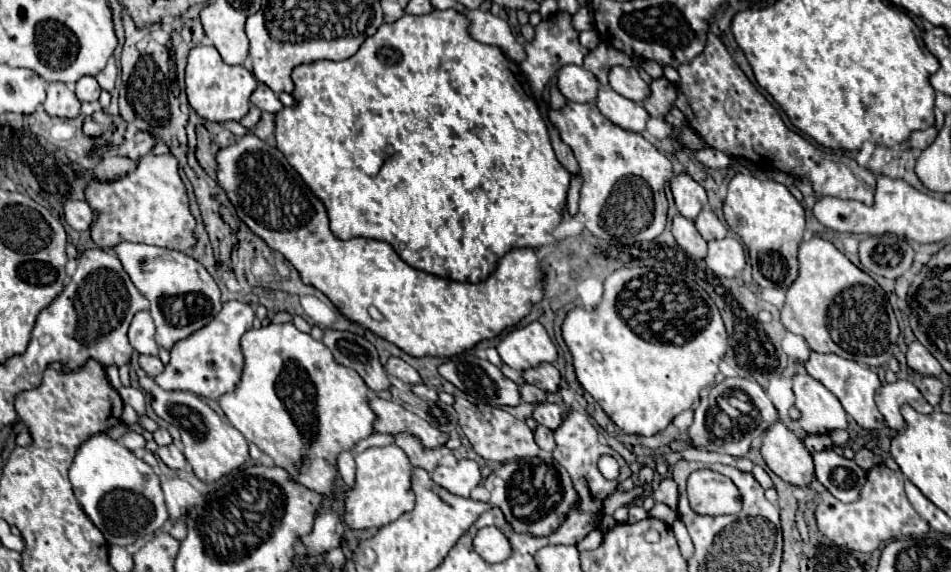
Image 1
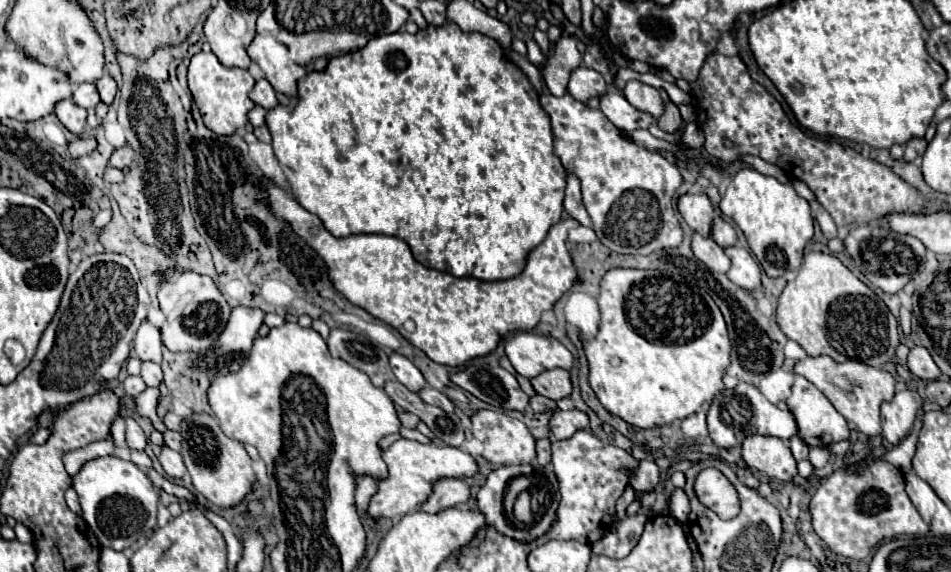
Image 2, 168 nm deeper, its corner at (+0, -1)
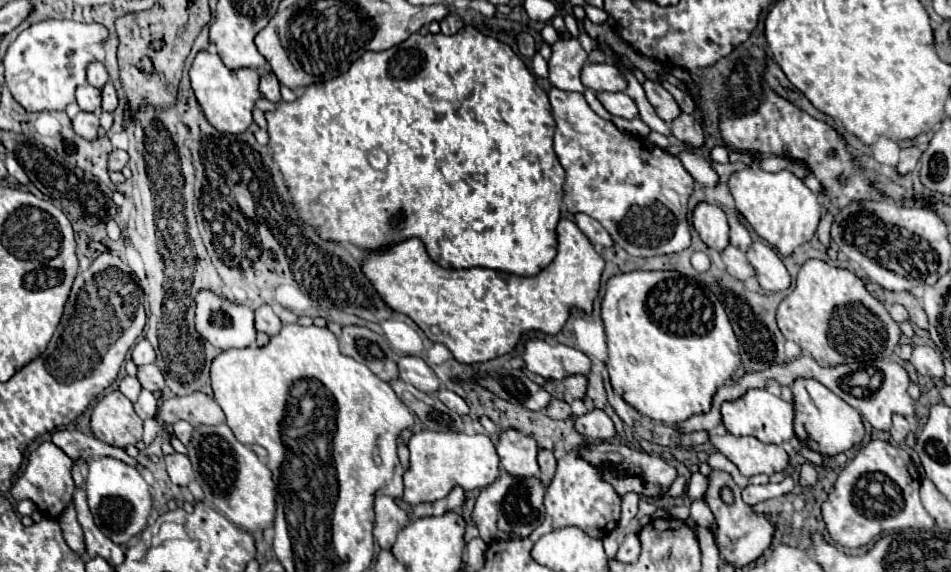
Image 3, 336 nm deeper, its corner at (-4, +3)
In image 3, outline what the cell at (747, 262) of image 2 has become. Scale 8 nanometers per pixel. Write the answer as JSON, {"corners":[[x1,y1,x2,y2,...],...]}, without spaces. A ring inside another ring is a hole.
{"corners":[[759,240,753,242,753,246,747,250,747,258,755,266,757,282,761,284,763,290,779,292,791,286,791,278,783,260,769,244,759,242]]}

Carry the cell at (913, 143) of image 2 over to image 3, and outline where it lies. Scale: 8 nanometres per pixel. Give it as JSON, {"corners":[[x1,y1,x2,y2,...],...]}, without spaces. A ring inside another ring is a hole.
{"corners":[[911,146,911,148,905,148,901,150,899,154,899,164,897,164,897,172,899,174,909,174,917,168,917,162,921,158,921,150,917,146]]}

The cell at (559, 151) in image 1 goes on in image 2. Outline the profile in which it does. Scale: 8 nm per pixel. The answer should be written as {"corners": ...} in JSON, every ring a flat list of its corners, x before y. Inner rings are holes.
{"corners":[[567,174,567,190,565,190,565,202,563,202,567,214,575,220,579,220,583,226,591,226,587,210,581,202,581,184,575,174]]}

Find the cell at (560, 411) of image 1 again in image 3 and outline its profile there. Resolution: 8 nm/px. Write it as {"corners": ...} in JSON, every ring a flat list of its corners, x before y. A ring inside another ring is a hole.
{"corners":[[593,410,585,416,577,416,575,430,589,440,613,440,619,436,611,418,603,410]]}

